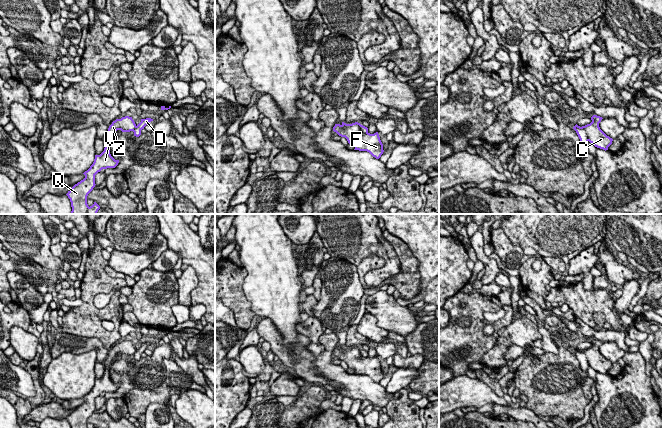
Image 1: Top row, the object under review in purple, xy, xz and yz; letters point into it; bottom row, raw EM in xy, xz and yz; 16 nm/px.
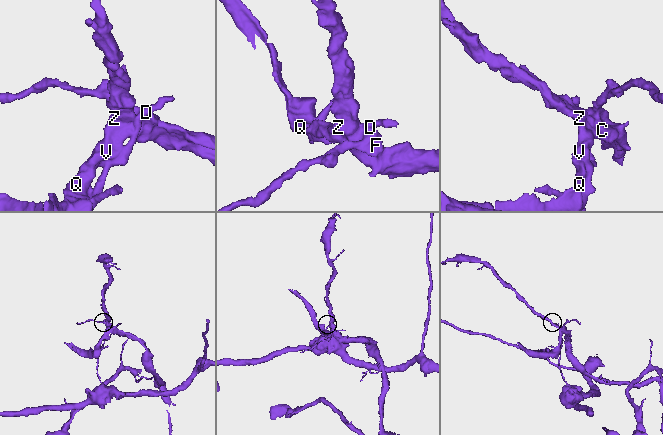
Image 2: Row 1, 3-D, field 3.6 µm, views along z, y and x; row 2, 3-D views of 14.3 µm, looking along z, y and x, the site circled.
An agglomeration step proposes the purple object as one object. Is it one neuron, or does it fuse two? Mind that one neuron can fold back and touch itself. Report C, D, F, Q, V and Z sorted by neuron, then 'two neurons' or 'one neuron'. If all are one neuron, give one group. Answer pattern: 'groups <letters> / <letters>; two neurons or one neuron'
groups C F Q V Z / D; two neurons

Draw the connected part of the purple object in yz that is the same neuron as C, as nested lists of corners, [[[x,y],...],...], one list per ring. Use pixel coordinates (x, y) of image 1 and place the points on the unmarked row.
[[[597,339],[591,341],[592,346],[582,352],[585,354],[588,364],[595,371],[608,374],[608,371],[612,368],[613,363],[607,360],[599,351],[599,347],[603,342]]]

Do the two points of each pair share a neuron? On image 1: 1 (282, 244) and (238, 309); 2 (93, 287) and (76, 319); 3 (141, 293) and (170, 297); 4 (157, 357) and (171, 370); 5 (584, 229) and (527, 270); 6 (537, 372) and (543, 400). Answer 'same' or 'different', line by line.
1: different
2: same
3: same
4: different
5: same
6: same

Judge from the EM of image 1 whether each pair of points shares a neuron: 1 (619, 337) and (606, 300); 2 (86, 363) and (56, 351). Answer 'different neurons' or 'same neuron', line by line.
1: different neurons
2: different neurons

